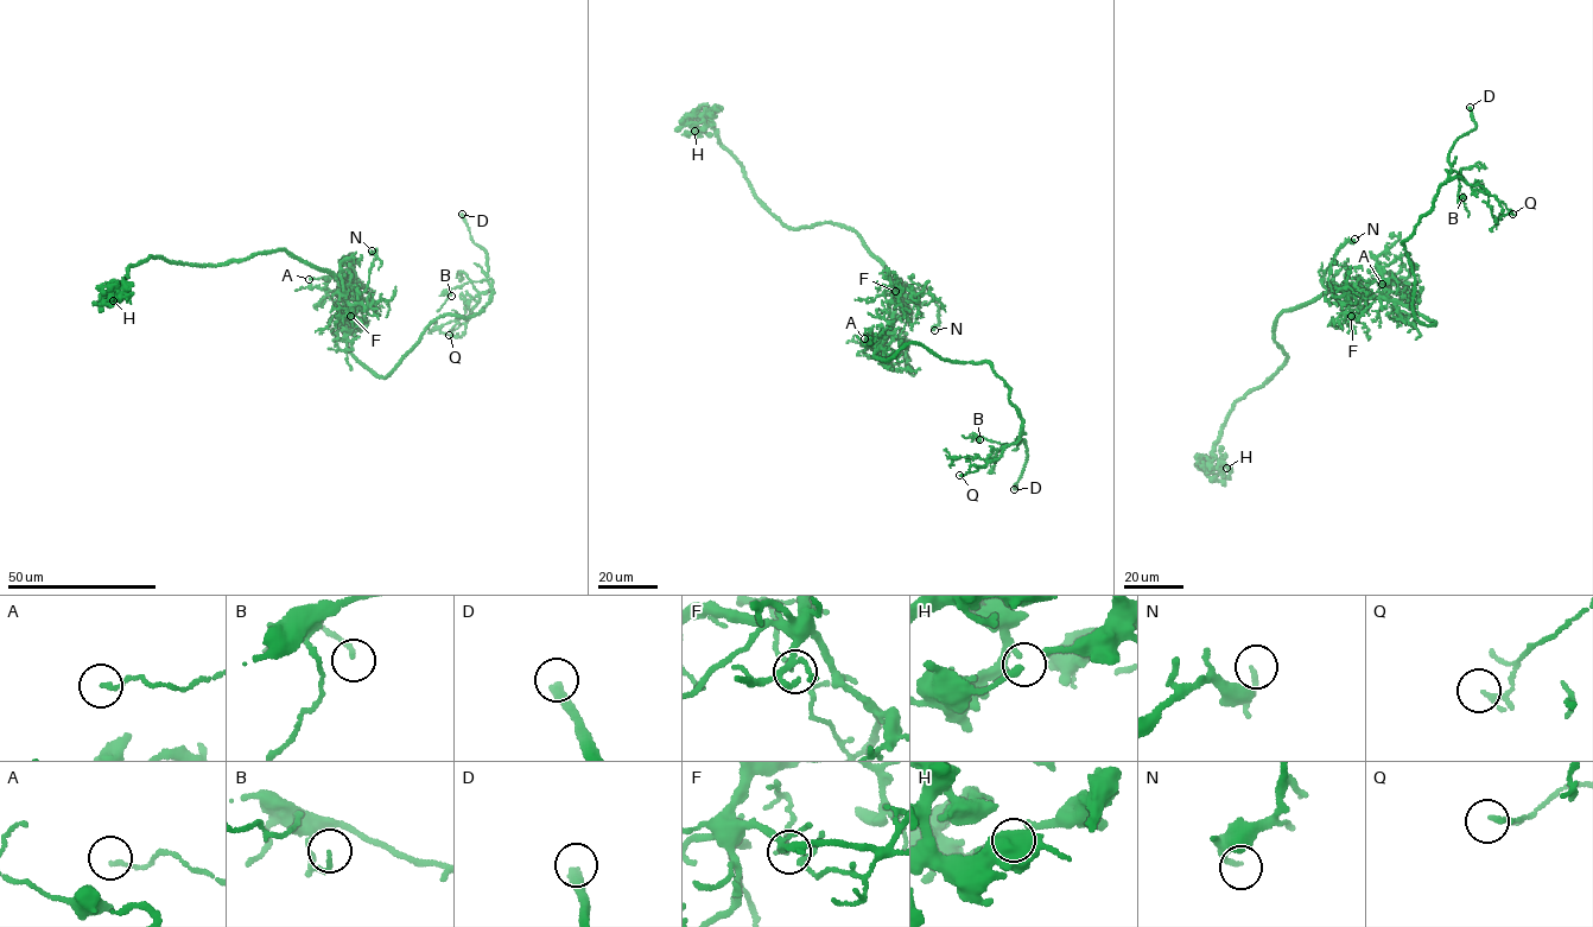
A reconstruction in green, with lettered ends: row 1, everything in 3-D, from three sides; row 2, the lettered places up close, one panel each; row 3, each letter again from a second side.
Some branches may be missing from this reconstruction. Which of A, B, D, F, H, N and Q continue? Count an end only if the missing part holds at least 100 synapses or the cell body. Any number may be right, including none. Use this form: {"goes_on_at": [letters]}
{"goes_on_at": ["D"]}

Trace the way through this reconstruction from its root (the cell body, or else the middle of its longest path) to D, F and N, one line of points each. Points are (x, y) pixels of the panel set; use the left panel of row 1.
D: (347, 315), (349, 351), (386, 378), (439, 317), (483, 311), (493, 291), (488, 254), (462, 214)
F: (347, 315), (346, 294), (351, 308), (350, 316)
N: (347, 315), (344, 296), (351, 304), (359, 302), (376, 258), (372, 251)

